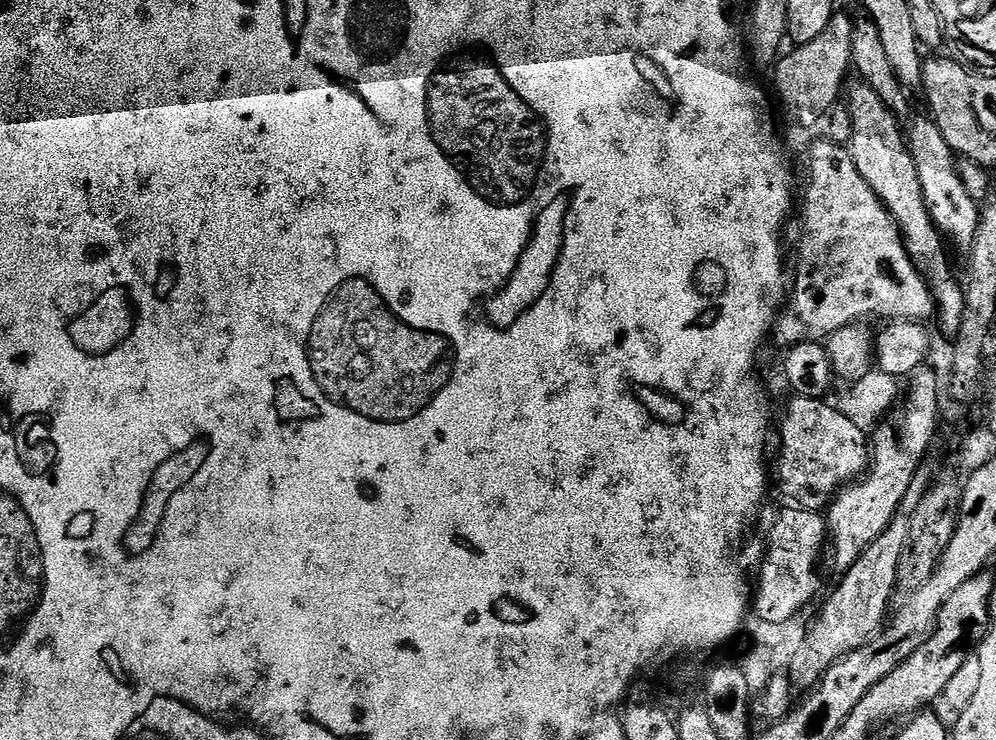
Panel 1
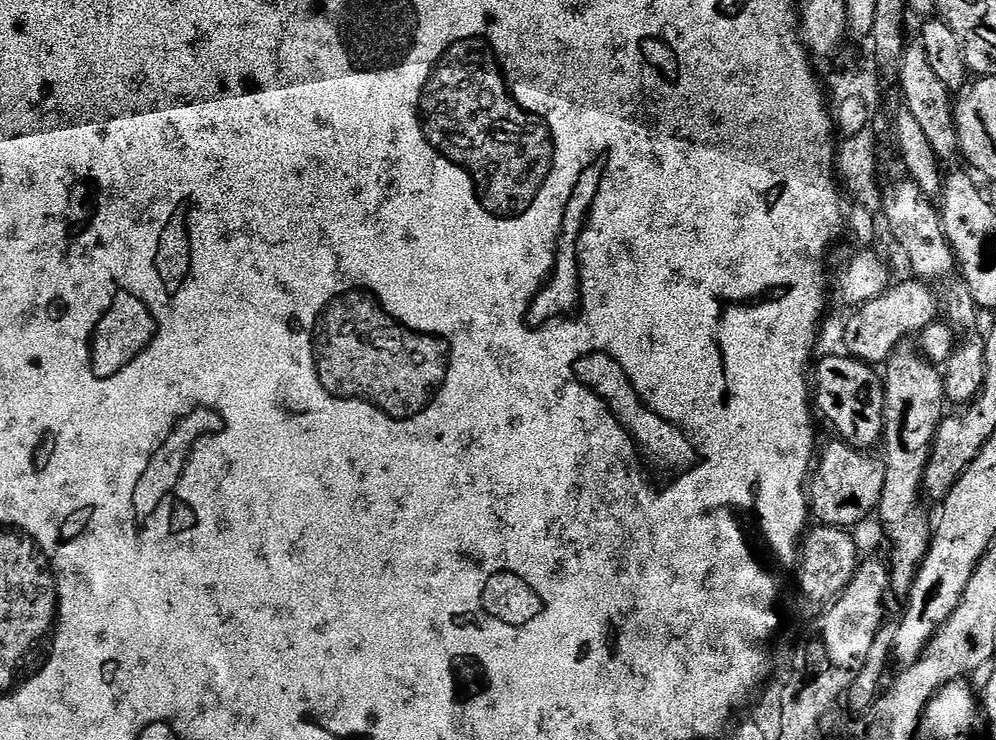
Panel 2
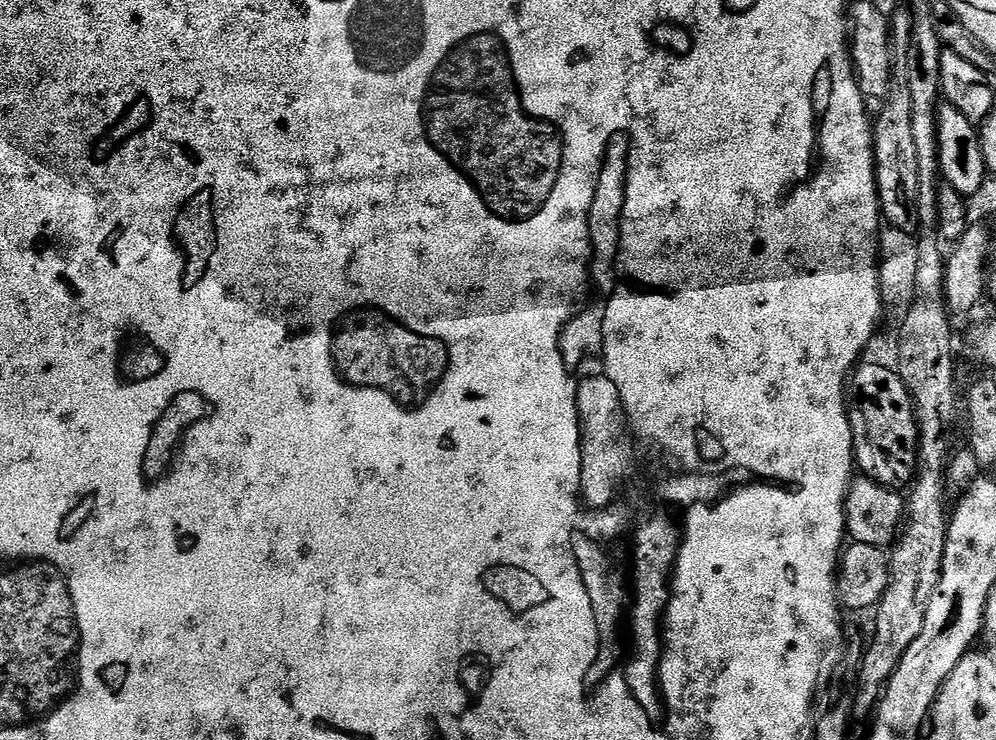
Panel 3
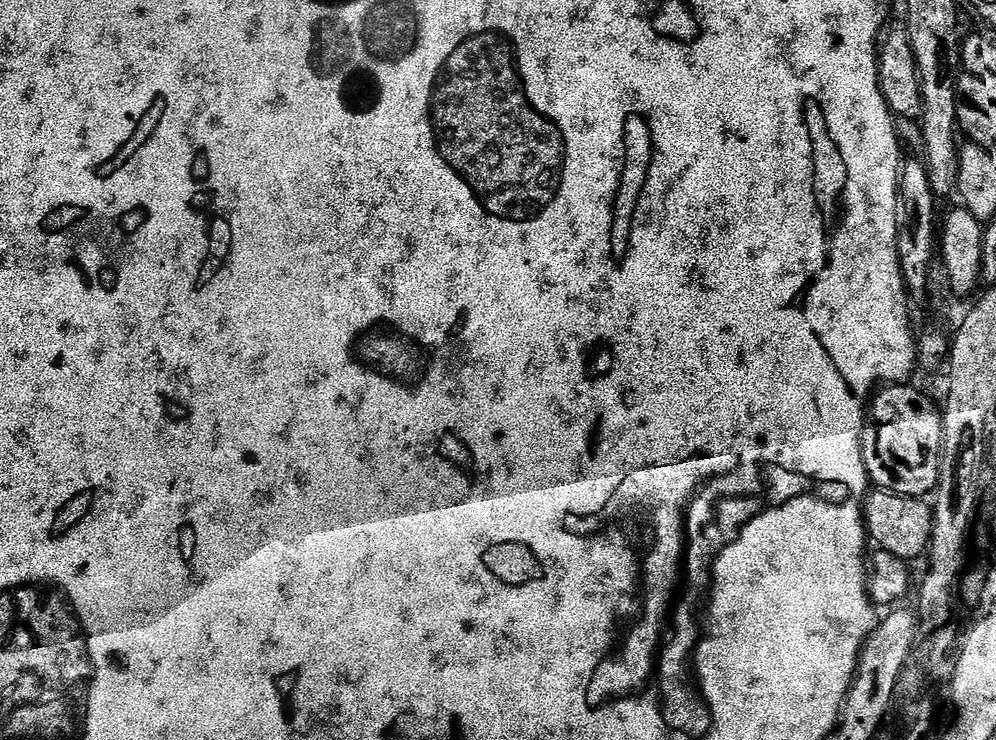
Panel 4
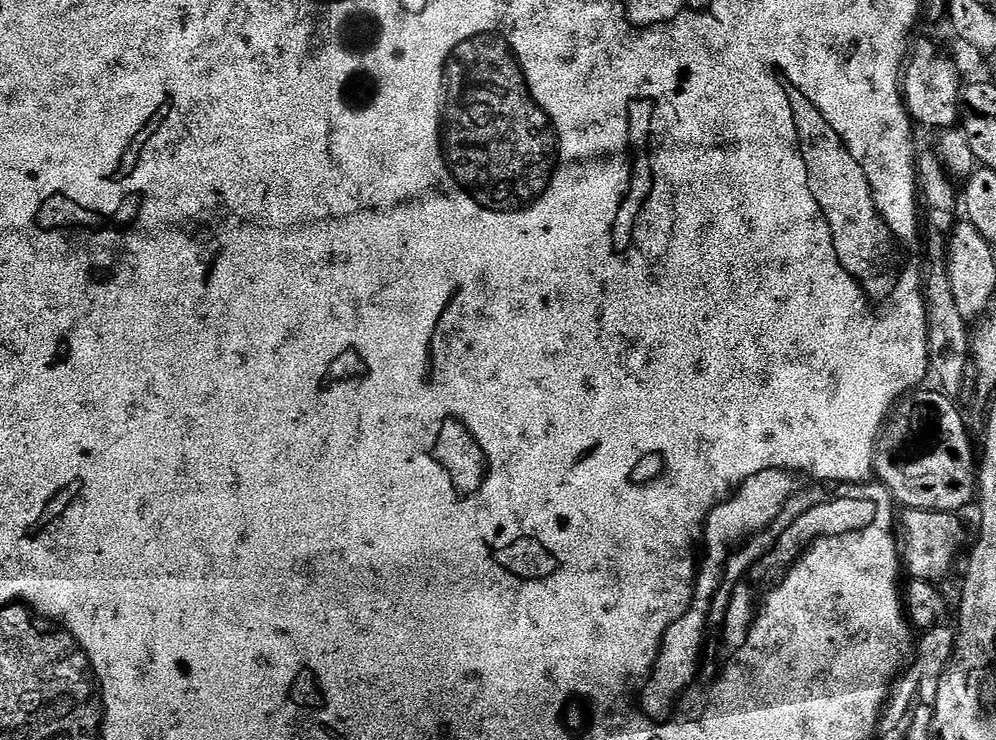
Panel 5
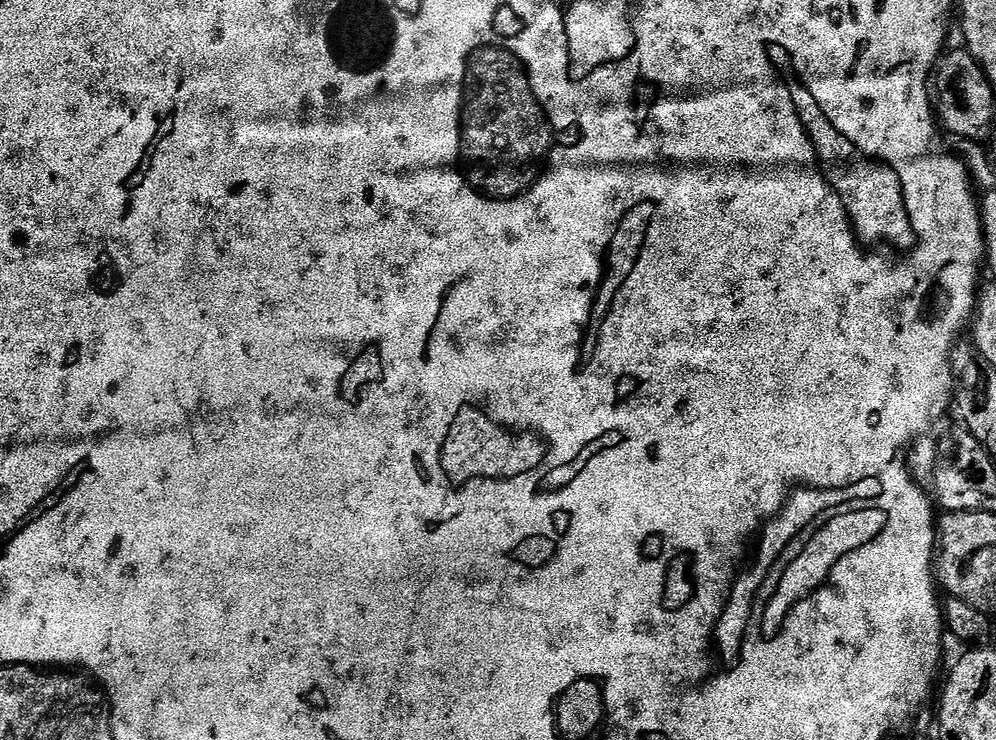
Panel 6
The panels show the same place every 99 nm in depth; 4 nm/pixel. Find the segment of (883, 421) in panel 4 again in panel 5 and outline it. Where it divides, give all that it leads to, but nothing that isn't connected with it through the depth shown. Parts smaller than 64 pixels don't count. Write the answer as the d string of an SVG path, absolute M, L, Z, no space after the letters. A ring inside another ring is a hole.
M924 391L903 397L891 413L878 441L876 478L905 509L959 513L978 496L978 452L972 449L972 436L959 406L940 392Z

